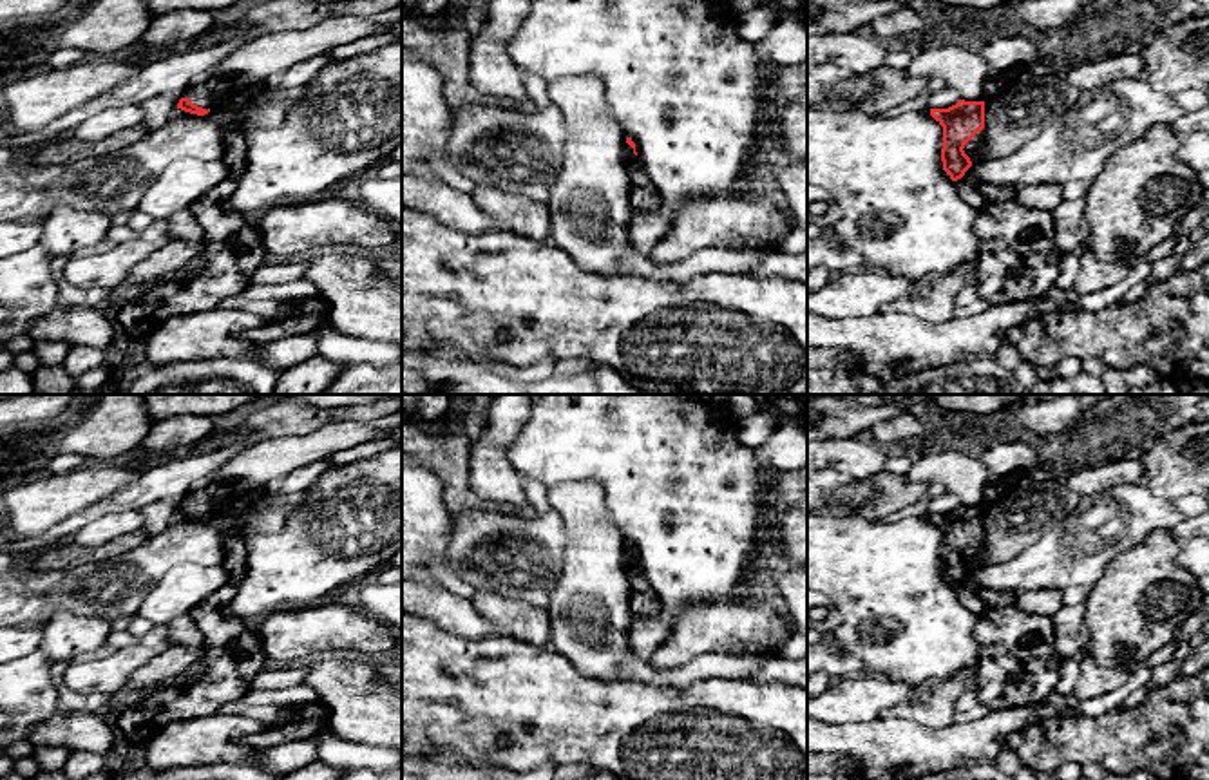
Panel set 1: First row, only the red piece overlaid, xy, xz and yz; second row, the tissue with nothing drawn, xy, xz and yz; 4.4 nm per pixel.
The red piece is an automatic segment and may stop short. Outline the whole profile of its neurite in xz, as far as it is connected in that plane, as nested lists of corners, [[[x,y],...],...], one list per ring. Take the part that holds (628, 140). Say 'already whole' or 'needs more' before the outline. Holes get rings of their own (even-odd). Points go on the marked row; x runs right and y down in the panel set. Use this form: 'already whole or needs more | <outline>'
needs more | [[[626,138],[626,170],[630,176],[630,203],[639,212],[662,212],[662,199],[643,165],[637,161],[635,143]]]

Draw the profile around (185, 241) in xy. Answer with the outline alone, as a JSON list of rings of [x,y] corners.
[[[188,208],[170,215],[167,223],[168,241],[130,270],[129,284],[152,286],[170,279],[201,253],[205,233]]]

